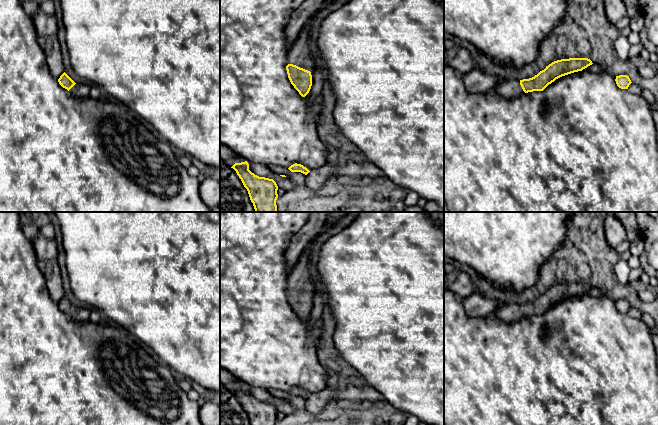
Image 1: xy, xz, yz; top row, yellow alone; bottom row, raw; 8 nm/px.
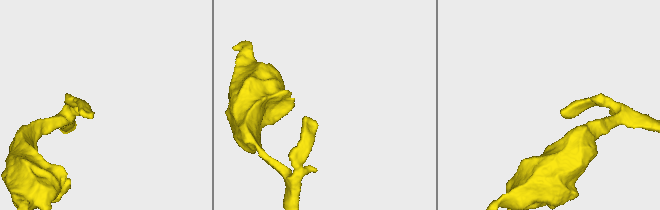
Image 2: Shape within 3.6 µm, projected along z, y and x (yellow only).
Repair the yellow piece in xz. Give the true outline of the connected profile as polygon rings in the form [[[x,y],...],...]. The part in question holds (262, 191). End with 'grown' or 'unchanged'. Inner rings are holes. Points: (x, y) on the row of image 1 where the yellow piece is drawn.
[[[247,161],[235,163],[233,168],[247,189],[255,212],[277,212],[278,186],[273,179],[259,177],[249,170]]] | unchanged

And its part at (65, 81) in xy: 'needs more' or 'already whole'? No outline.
needs more

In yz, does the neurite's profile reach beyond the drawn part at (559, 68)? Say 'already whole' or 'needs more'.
needs more

